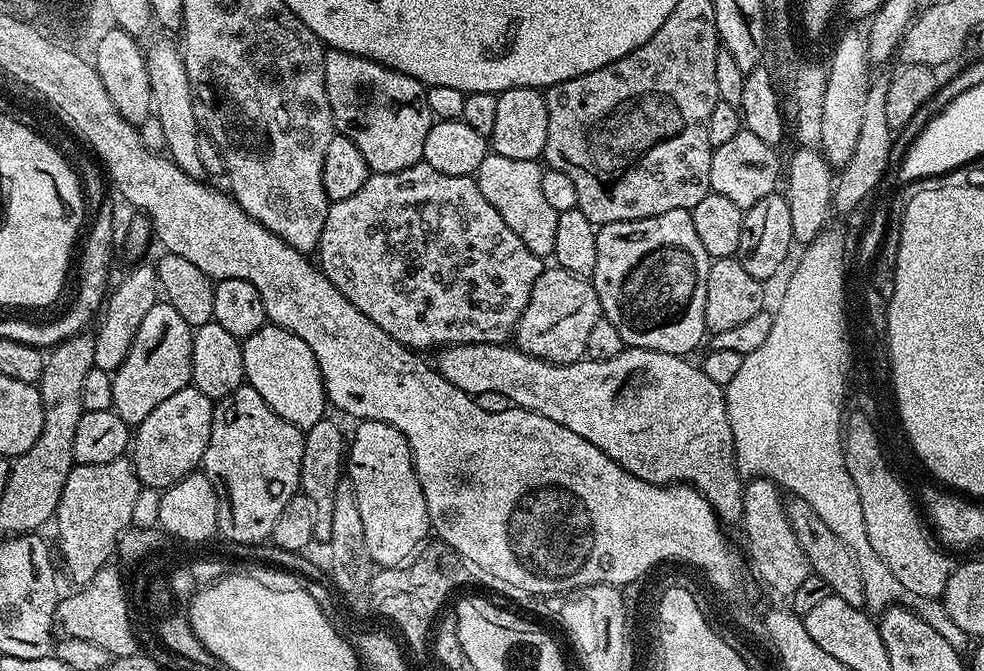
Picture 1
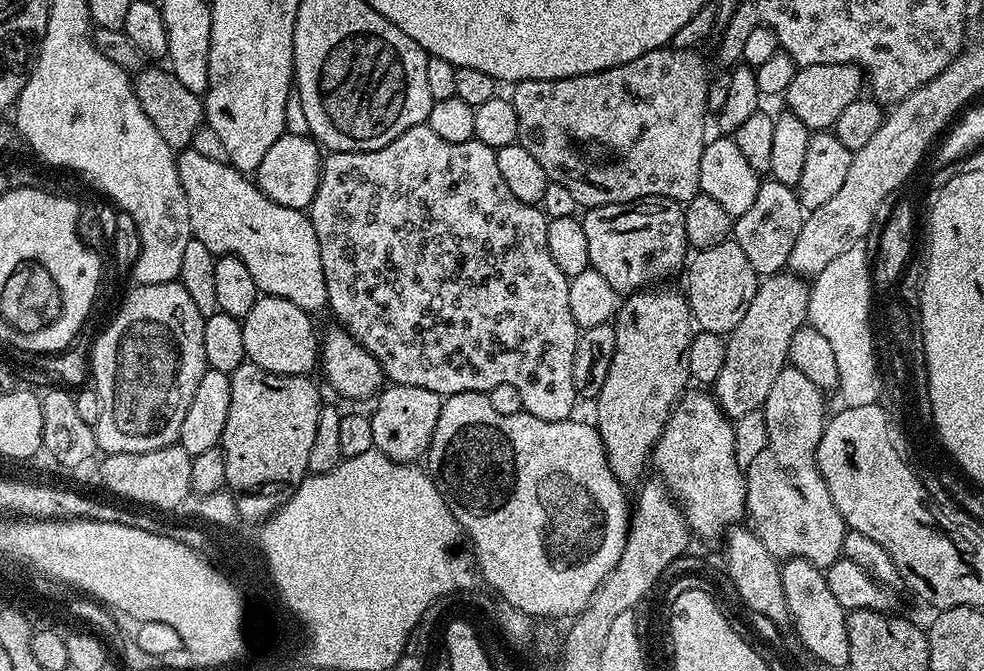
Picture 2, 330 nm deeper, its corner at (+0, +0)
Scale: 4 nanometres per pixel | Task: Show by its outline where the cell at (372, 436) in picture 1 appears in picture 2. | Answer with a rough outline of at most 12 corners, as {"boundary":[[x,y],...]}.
{"boundary":[[392,384],[370,412],[372,447],[399,464],[427,453],[444,400]]}

